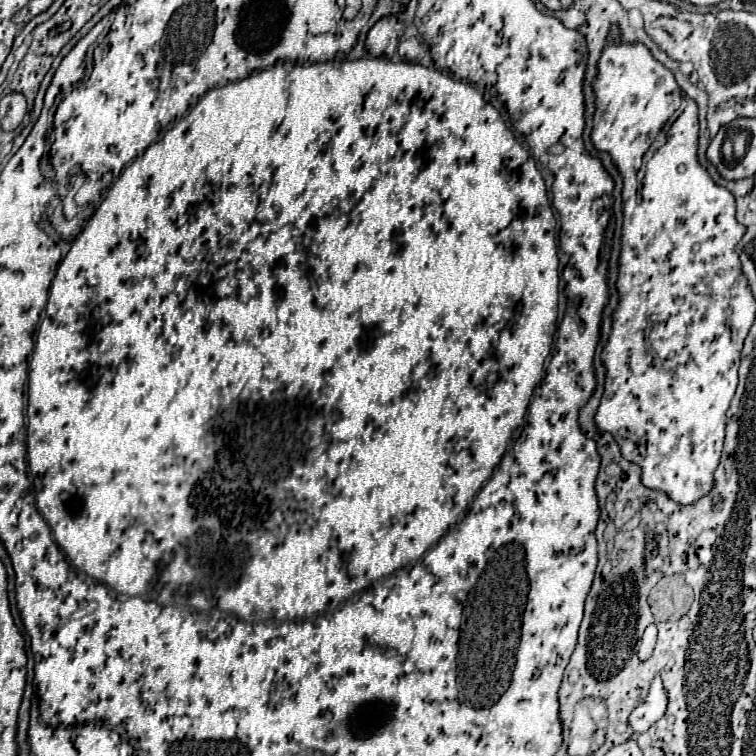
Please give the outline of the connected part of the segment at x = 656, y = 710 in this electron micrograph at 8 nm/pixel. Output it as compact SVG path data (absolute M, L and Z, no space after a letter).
M657 680L657 684L653 682L645 700L629 716L629 724L635 730L635 736L649 730L667 712L667 704L669 704L669 698L663 682L661 680Z

